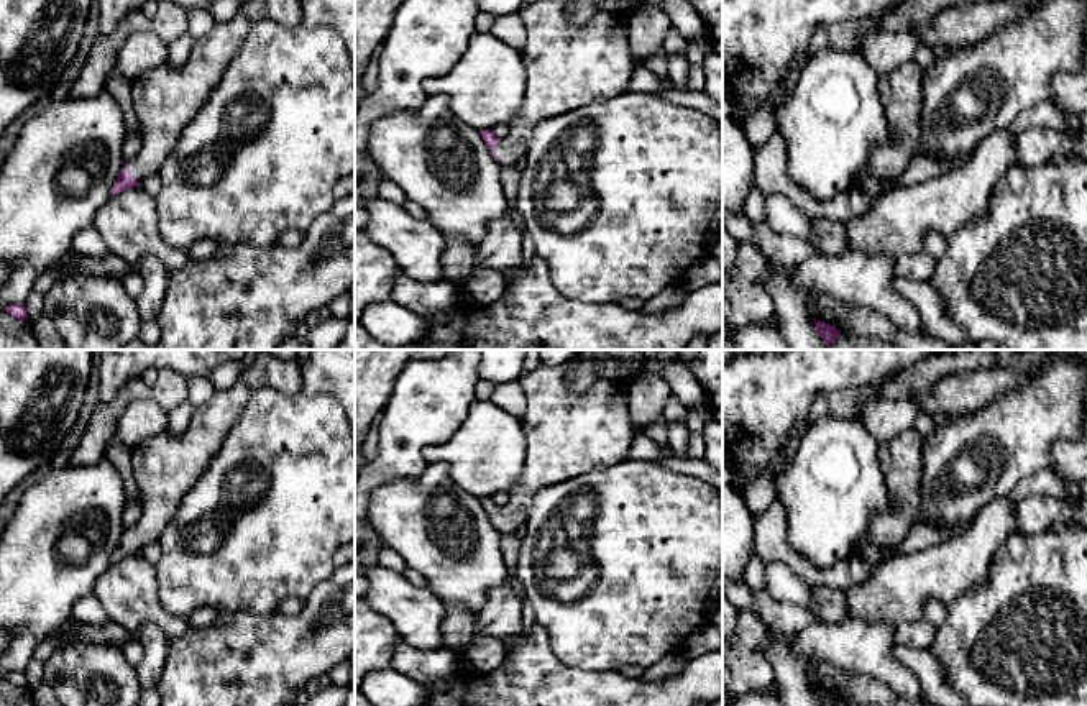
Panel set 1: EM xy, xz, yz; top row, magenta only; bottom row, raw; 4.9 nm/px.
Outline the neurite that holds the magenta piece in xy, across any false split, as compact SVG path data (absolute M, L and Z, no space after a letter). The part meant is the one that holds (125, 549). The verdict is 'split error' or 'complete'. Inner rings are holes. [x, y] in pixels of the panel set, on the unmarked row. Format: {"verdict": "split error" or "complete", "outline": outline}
{"verdict": "split error", "outline": "M258 351L255 363L241 371L230 389L218 391L207 406L194 409L182 435L163 432L131 448L133 476L141 493L141 516L133 527L125 529L112 555L112 565L159 540L182 497L218 453L250 397L261 387L286 396L299 394L302 366L296 360Z"}

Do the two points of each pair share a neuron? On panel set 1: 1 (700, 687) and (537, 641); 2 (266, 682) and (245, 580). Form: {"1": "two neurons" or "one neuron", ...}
{"1": "one neuron", "2": "two neurons"}

